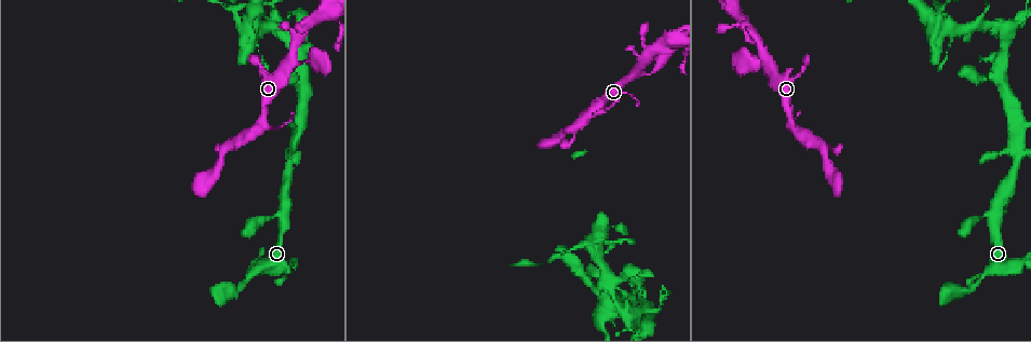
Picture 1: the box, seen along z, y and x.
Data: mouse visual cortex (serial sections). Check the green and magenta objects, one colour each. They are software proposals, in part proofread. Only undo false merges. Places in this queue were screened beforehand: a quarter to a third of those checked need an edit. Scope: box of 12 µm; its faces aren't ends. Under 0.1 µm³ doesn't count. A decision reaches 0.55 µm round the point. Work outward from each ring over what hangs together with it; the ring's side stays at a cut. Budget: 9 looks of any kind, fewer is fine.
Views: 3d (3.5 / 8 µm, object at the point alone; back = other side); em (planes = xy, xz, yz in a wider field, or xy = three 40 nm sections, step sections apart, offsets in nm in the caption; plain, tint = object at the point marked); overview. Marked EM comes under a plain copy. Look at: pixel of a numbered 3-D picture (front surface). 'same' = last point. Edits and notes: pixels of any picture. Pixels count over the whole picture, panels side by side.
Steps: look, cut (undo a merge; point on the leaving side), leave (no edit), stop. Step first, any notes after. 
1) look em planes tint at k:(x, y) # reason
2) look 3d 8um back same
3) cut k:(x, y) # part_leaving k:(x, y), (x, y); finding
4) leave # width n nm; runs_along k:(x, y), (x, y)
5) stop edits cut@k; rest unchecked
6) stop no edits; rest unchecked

look 3d 8um back at 1:(600, 323)

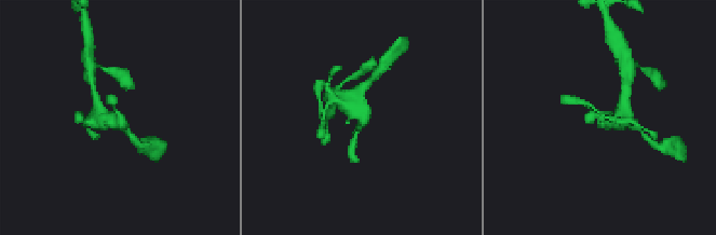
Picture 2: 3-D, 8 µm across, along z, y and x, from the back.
look 3d 3.5um at 2:(119, 116) # closer look

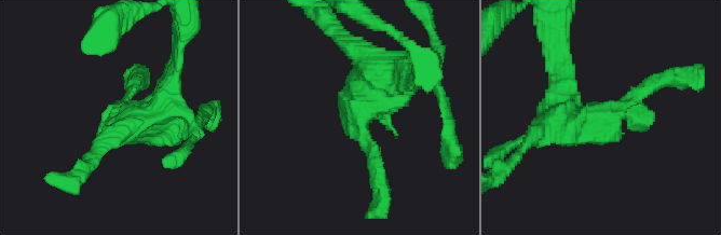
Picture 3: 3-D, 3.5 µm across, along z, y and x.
look em xy step 1 tint at 3:(363, 119) # arm_widths 200, 500 nm

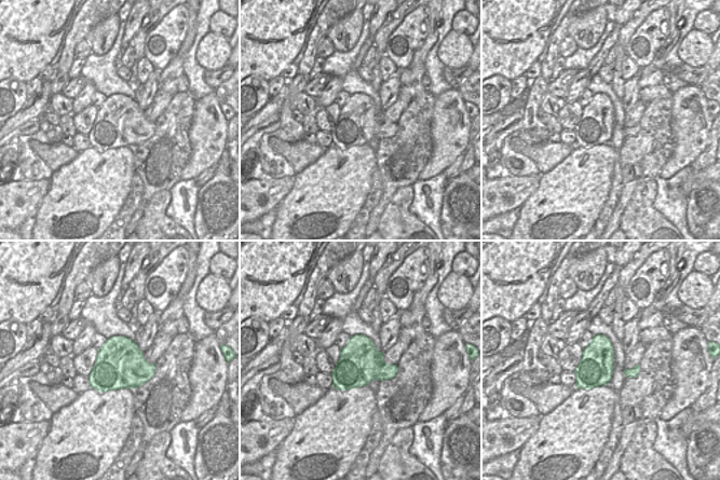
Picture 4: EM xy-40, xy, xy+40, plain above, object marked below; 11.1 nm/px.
leave # width 480 nm; runs_along 3:(562, 112), (587, 125), (651, 75); one cell here

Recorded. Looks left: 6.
look 3d 8um at 1:(625, 311) # three-way junction

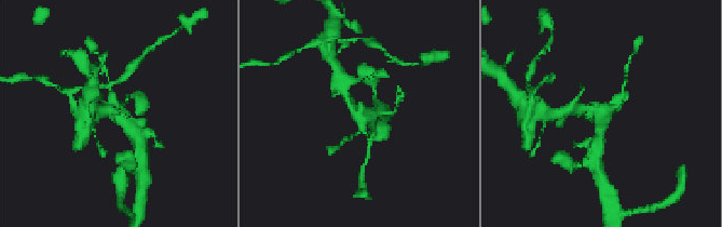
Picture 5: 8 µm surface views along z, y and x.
look em xy step 1 tint at 5:(358, 113) # arms 3; arm_widths 150, 200, 350 nm

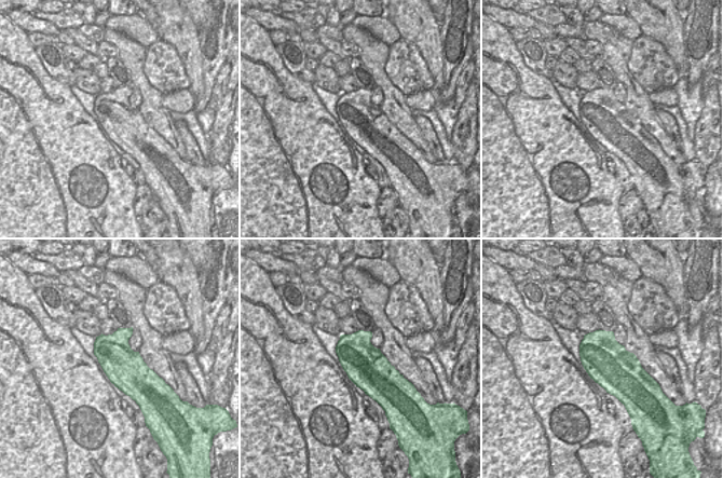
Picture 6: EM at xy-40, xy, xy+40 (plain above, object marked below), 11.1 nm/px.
leave # runs_along 5:(138, 139), (119, 115), (103, 108); continuous, no second cell

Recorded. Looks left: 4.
look 3d 3.5um at 1:(594, 250) # four-way junction

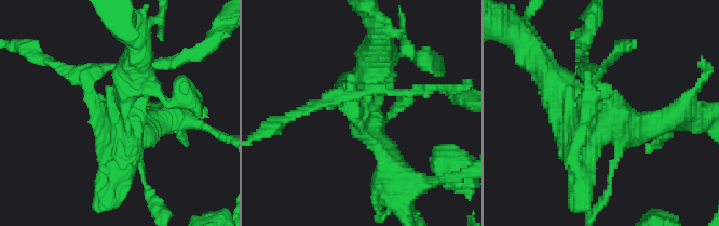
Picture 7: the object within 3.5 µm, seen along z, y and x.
look em xy step 5 tint at 7:(605, 120) # need the tissue

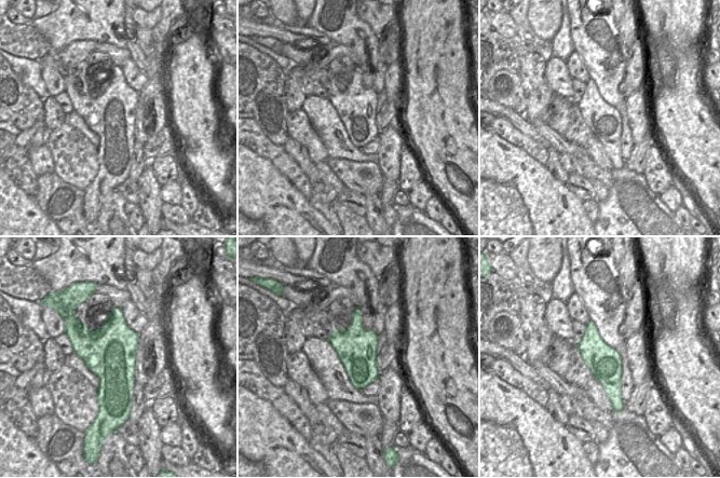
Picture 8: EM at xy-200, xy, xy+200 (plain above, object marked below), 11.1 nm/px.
leave # width 460 nm; runs_along 7:(663, 121), (613, 124), (553, 78); continuous, no second cell

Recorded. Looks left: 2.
look 3d 8um at 1:(290, 60) # side arm on a straight run

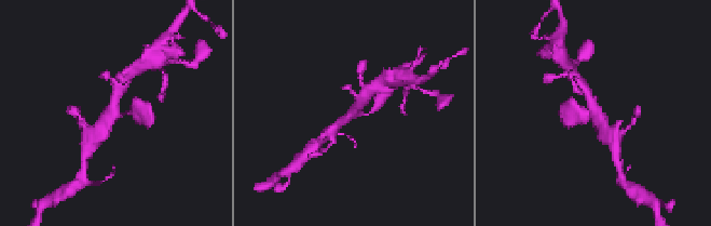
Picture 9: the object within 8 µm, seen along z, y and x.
look em xy step 2 tint at 9:(357, 112)

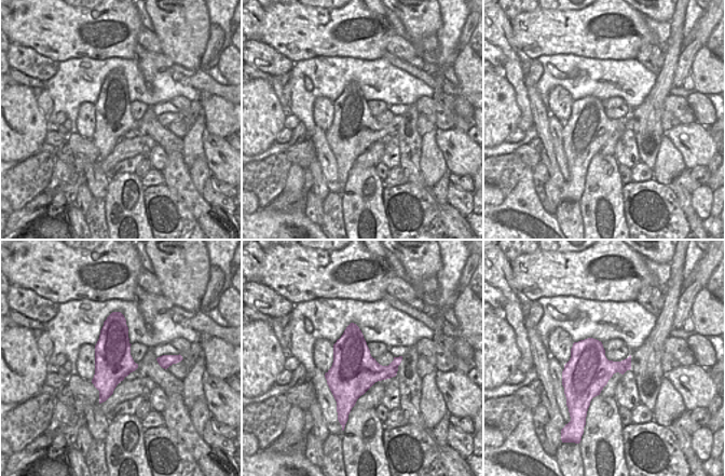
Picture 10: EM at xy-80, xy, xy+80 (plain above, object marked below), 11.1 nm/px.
leave # arm_widths 200, 300, 300 nm; runs_along 9:(94, 134), (113, 112), (123, 84); all the same cell

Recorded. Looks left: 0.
stop no edits; rest unchecked

